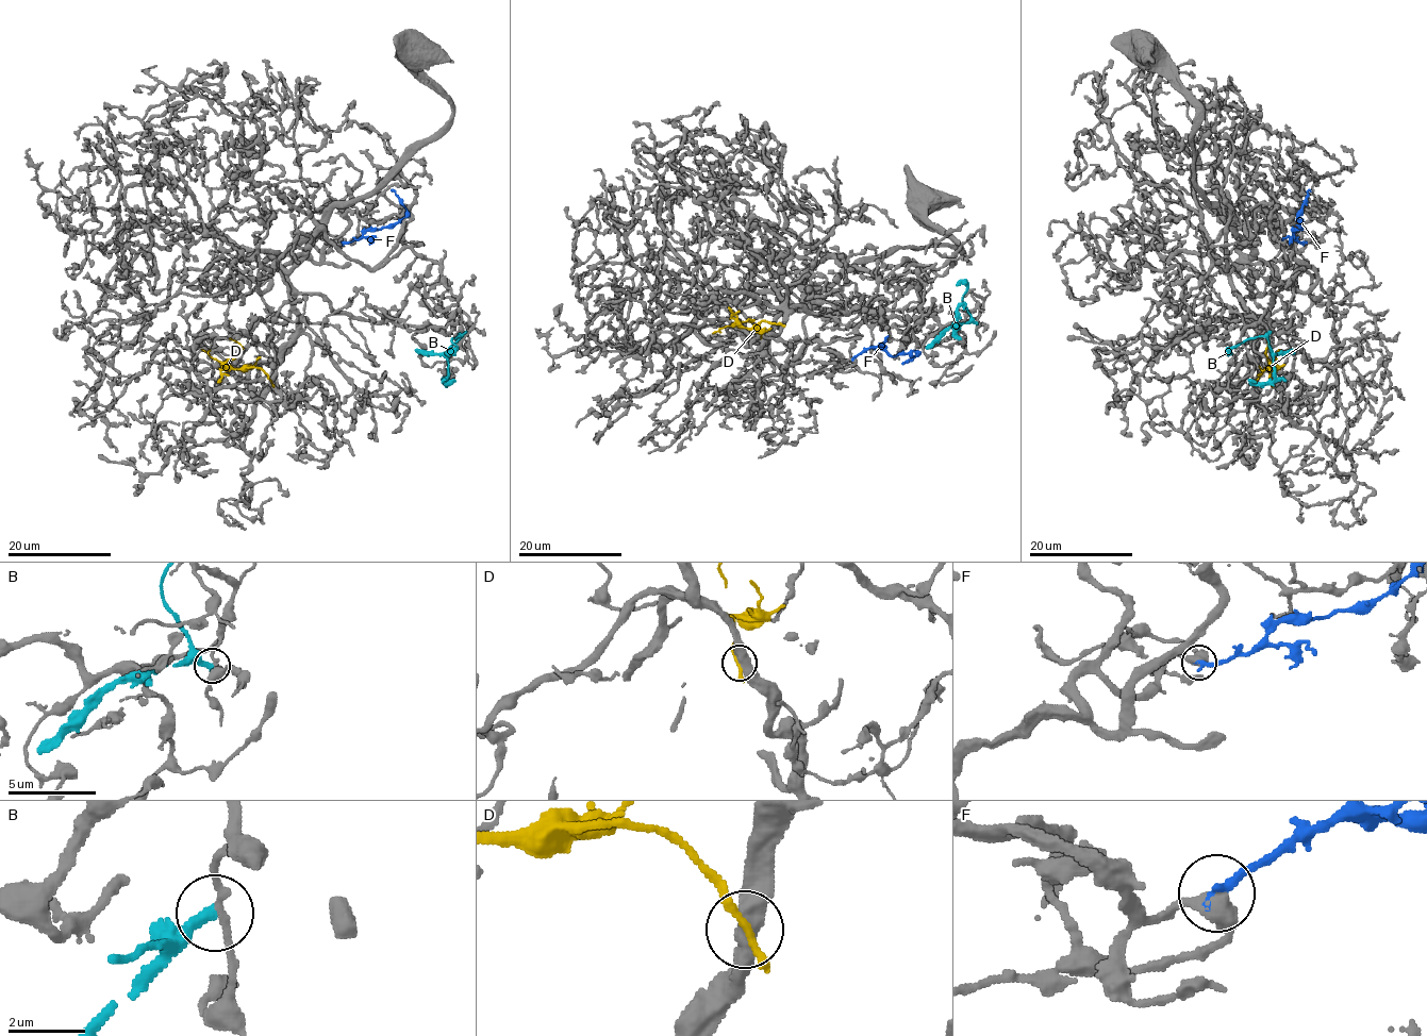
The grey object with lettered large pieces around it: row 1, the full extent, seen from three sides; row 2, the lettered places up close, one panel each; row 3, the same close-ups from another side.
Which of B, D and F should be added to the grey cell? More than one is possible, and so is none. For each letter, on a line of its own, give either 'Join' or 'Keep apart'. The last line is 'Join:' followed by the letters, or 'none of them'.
B: Keep apart
D: Keep apart
F: Join
Join: F

